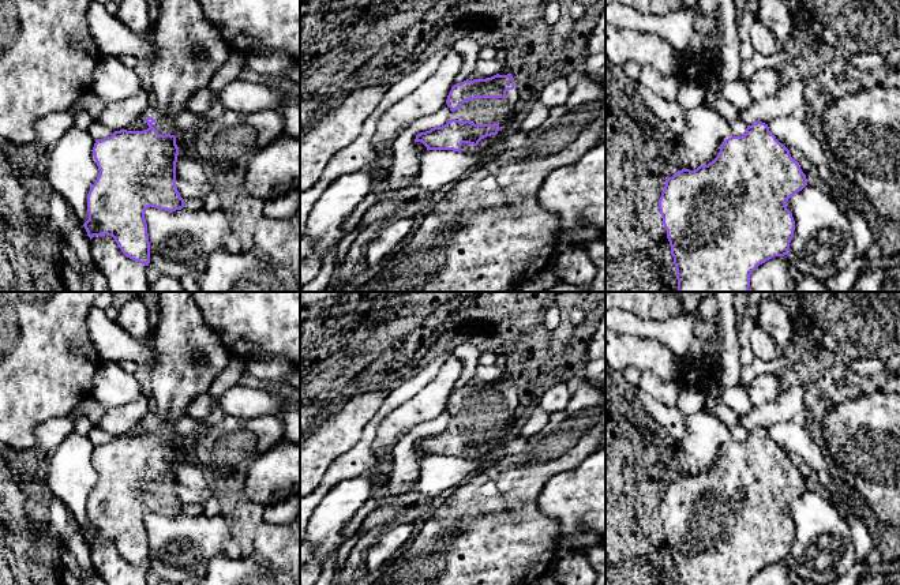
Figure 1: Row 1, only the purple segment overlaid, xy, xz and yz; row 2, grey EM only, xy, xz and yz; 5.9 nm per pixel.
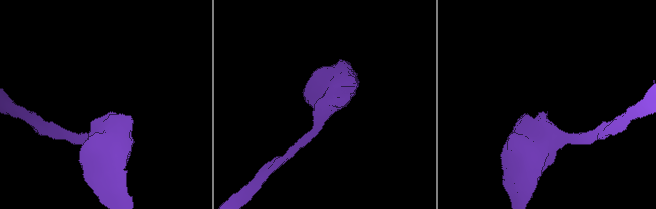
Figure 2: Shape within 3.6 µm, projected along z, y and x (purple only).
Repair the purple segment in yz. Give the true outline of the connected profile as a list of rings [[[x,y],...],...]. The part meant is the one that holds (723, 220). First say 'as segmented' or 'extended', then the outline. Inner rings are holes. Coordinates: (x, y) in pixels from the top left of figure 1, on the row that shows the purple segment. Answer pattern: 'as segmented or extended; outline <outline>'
as segmented; outline [[[762,121],[747,125],[742,136],[725,139],[717,157],[708,165],[694,170],[682,169],[665,179],[659,209],[674,256],[678,292],[749,292],[750,275],[760,265],[788,255],[795,221],[785,203],[806,185],[799,162]]]

